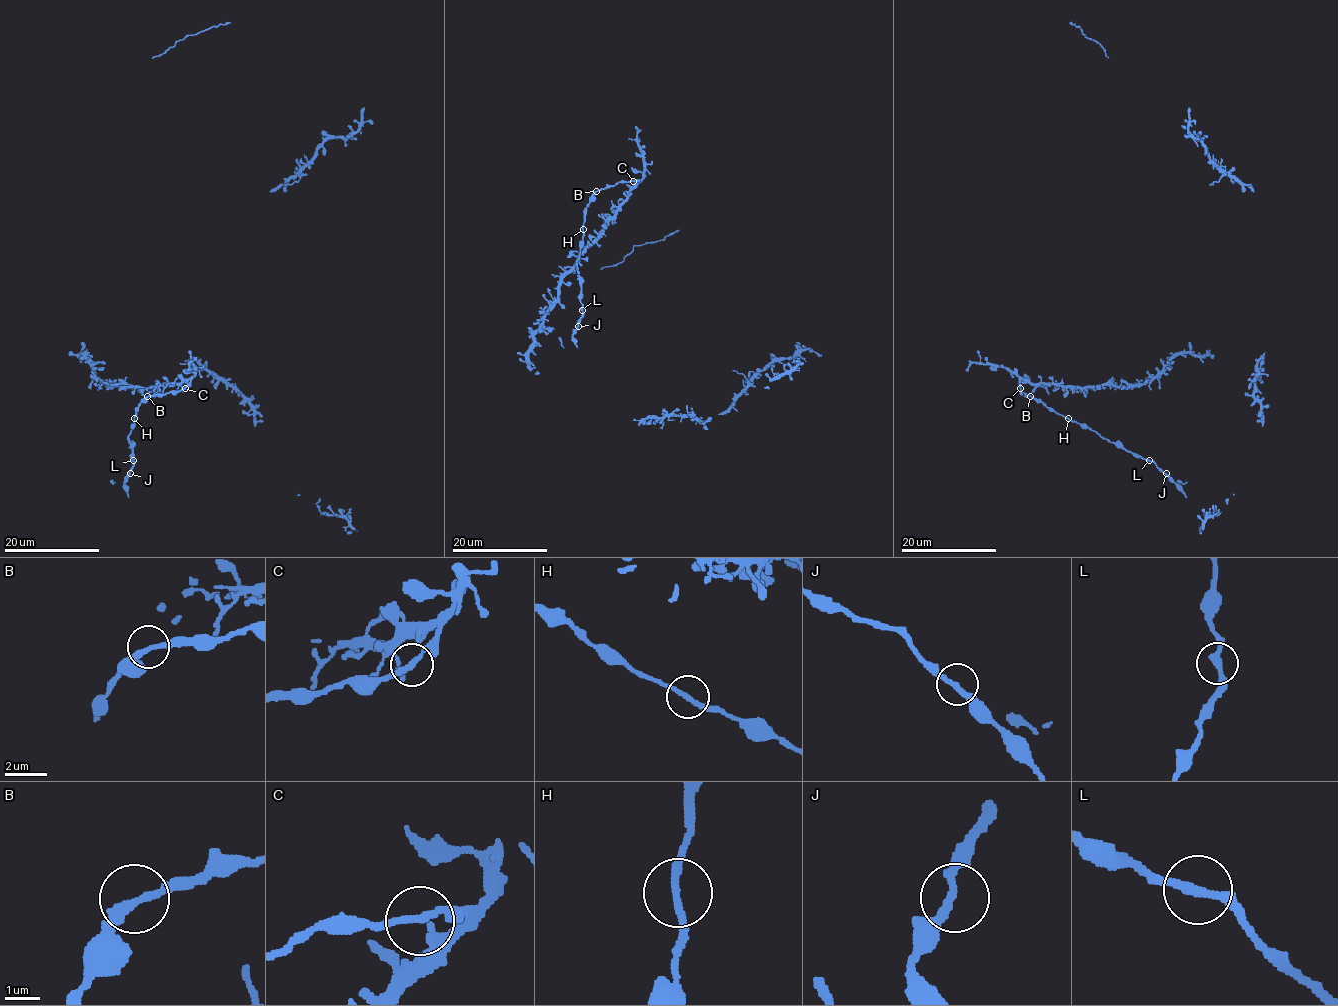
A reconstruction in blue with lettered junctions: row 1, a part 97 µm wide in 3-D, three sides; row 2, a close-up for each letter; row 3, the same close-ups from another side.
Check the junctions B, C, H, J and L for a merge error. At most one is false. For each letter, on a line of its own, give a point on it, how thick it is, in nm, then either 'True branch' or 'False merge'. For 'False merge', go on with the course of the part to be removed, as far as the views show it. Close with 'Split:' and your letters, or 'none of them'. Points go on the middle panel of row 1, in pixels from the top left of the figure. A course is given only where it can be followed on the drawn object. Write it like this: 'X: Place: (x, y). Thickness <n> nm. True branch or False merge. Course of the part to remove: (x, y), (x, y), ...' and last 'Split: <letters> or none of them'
B: Place: (596, 191). Thickness 240 nm. True branch
C: Place: (633, 181). Thickness 200 nm. False merge
H: Place: (583, 229). Thickness 200 nm. True branch
J: Place: (578, 326). Thickness 240 nm. True branch
L: Place: (582, 310). Thickness 280 nm. True branch
Split: C

